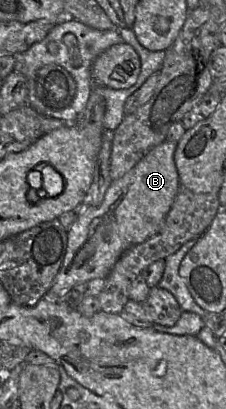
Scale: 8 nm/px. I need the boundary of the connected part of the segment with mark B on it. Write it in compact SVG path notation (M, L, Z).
M167 140L156 146L127 174L112 181L99 206L86 206L67 231L66 254L48 298L59 298L74 286L91 279L106 279L125 251L160 231L180 187L174 160L176 148L177 143Z

